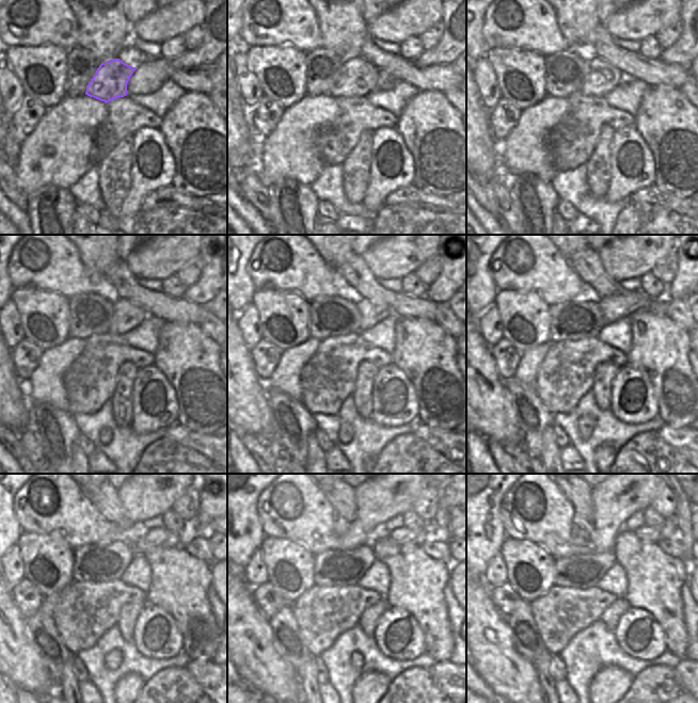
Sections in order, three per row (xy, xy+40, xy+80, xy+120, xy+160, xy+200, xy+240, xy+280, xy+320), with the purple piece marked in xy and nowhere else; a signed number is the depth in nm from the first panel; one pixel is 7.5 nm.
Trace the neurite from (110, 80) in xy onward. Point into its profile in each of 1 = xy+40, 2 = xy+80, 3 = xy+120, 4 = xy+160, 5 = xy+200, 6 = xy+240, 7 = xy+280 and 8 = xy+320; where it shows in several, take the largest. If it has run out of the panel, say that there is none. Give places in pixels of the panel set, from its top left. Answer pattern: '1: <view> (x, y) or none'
1: xy+40 (358, 78)
2: xy+80 (602, 78)
3: xy+120 (127, 316)
4: xy+160 (371, 312)
5: xy+200 (614, 307)
6: xy+240 (156, 538)
7: xy+280 (430, 531)
8: xy+320 (669, 527)

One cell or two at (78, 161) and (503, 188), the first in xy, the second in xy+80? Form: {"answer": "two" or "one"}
{"answer": "two"}

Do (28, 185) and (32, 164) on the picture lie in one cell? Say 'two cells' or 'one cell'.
one cell

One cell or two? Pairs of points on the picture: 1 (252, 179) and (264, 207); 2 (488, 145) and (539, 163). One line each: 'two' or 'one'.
1: one
2: two

